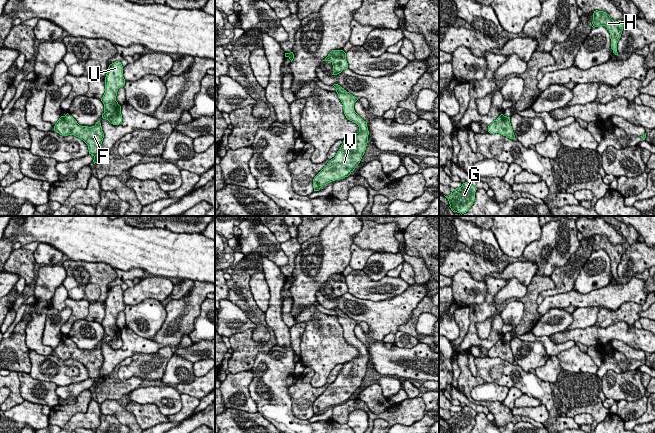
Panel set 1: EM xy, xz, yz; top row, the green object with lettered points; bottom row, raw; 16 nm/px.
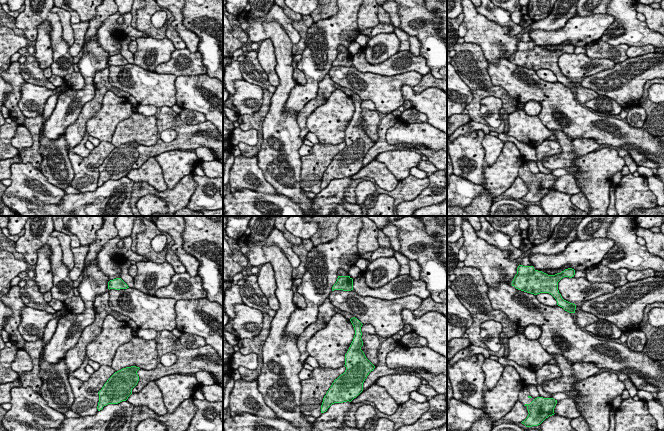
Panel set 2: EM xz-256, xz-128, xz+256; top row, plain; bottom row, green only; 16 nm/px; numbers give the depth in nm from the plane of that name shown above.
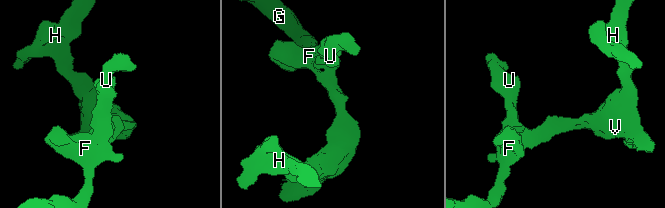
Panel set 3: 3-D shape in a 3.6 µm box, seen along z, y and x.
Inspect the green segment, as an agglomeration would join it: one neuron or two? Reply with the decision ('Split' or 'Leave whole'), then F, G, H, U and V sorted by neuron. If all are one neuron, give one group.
Leave whole. Groups: F G H U V

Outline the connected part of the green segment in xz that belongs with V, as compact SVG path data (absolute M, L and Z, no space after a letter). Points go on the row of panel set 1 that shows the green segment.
M338 84L333 85L336 88L338 98L343 104L343 110L346 118L359 127L359 132L343 140L343 144L327 165L314 177L314 191L319 191L324 185L348 177L360 163L365 153L368 143L368 127L365 122L354 110L354 103L358 100Z

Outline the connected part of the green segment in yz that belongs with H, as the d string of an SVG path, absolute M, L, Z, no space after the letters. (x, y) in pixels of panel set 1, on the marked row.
M596 10L593 13L592 24L593 28L598 26L605 26L607 28L611 38L611 49L615 55L618 55L617 43L623 31L622 21L618 20L614 22L606 12Z

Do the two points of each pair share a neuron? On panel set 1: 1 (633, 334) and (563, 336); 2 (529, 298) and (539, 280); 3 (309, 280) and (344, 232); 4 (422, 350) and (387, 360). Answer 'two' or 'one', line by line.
1: one
2: one
3: one
4: one

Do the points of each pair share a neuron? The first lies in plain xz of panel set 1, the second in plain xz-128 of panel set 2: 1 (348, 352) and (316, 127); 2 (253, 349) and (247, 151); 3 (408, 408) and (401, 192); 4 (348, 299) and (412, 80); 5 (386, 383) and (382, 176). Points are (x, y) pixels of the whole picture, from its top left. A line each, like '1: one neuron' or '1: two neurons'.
1: one neuron
2: one neuron
3: one neuron
4: one neuron
5: two neurons

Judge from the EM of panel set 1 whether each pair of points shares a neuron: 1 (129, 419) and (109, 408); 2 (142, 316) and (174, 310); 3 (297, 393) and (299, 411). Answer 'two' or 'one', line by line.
1: one
2: two
3: one

